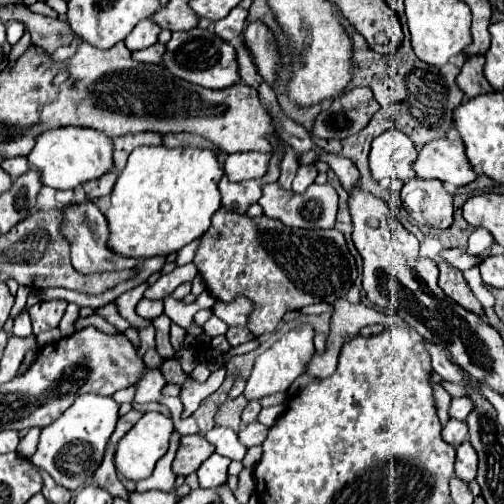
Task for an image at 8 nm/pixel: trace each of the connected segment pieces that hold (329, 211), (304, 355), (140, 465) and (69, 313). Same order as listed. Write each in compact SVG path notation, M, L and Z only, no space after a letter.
M265 183L265 185L261 185L261 199L257 203L263 207L263 215L265 217L277 219L287 227L331 229L335 225L337 193L329 183L325 183L325 185L313 183L303 195L297 195L293 191L285 191L285 189L279 187L279 183Z
M301 323L301 325L293 327L291 331L287 331L265 353L261 353L253 363L253 369L251 369L251 375L247 377L247 385L245 385L243 395L251 401L251 399L261 399L271 393L285 393L289 389L289 385L303 373L307 361L311 359L311 355L315 351L313 333L315 331L309 323Z
M145 413L137 425L117 443L115 451L115 467L119 473L123 473L131 481L141 481L149 477L157 465L157 461L167 453L169 449L169 437L173 433L173 421L163 413Z
M69 303L69 307L67 307L65 315L63 315L61 323L59 323L61 337L69 337L69 335L73 335L73 333L75 333L75 323L77 323L77 319L79 319L79 305Z

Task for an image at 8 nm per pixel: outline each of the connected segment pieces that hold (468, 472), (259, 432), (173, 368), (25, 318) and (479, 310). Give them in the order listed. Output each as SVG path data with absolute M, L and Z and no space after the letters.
M465 441L465 443L461 443L457 447L455 475L465 483L473 481L475 475L477 475L477 453L475 453L475 449L473 449L473 445L469 441Z
M251 423L245 429L239 431L239 439L245 447L253 447L253 445L261 445L263 439L267 437L267 427L261 423Z
M167 359L163 365L161 365L161 375L167 383L175 383L175 385L181 385L185 381L185 375L181 371L181 365L177 359Z
M23 311L17 319L15 319L15 327L13 327L13 335L17 337L31 337L31 321L29 321L29 313Z
M445 261L439 263L439 287L445 291L445 295L449 299L459 303L467 311L471 311L479 317L485 315L481 303L475 299L473 291L467 287L467 283L463 279L463 273L459 273L459 269L451 269L451 265L447 265Z

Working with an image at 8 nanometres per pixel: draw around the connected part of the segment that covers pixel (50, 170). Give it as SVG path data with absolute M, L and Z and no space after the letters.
M87 127L51 129L51 133L37 137L37 143L27 159L35 169L41 171L43 185L67 191L91 179L99 179L113 169L113 139L97 129Z

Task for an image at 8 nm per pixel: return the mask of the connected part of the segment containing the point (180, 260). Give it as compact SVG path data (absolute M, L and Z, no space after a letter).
M195 239L195 241L191 241L191 245L185 245L185 247L177 253L177 259L175 259L177 267L191 263L191 257L195 255L195 249L197 249L197 239Z

